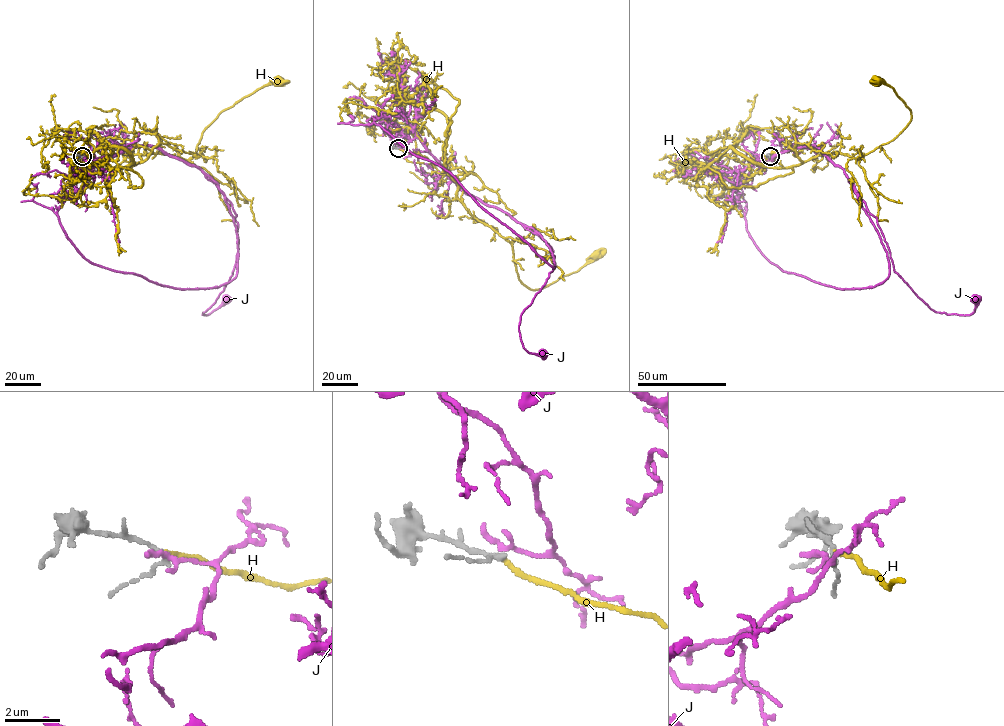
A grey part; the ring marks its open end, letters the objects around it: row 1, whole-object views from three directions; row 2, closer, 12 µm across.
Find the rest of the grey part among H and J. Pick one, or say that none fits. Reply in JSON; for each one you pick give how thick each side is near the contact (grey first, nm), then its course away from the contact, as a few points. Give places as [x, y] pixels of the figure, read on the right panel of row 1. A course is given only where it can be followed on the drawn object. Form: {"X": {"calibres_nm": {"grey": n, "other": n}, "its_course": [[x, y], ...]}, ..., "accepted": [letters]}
{"H": {"calibres_nm": {"grey": 140, "other": 150}, "its_course": [[769, 156], [802, 148], [789, 146], [803, 162], [860, 159], [891, 141], [911, 112], [879, 80]]}, "accepted": ["H"]}

